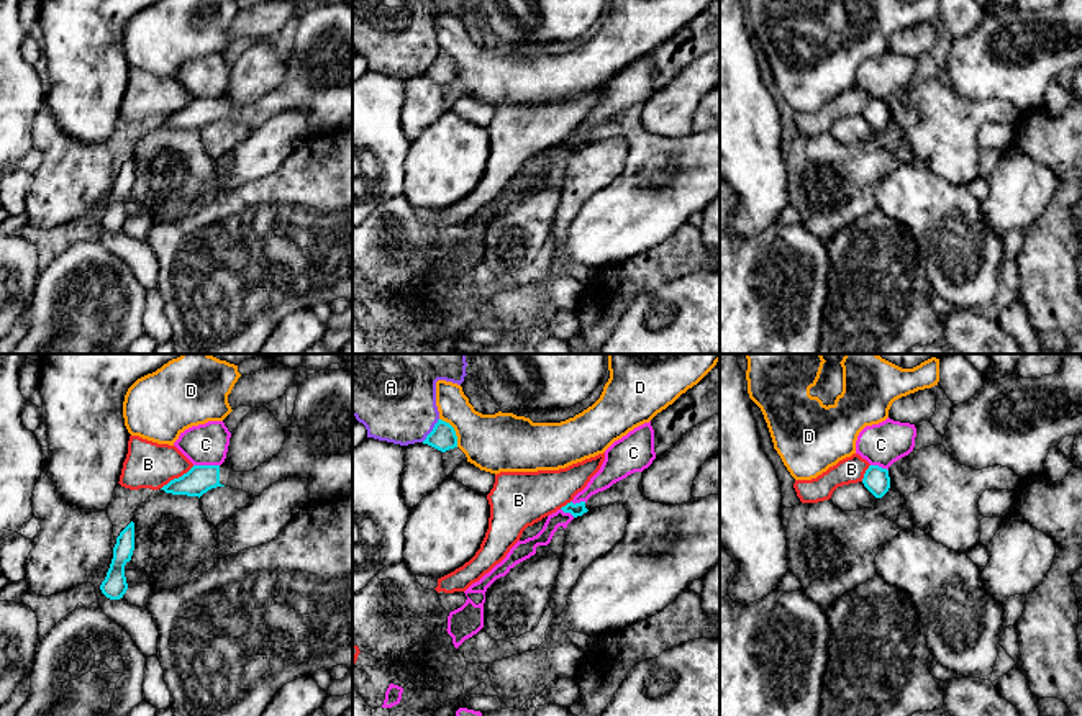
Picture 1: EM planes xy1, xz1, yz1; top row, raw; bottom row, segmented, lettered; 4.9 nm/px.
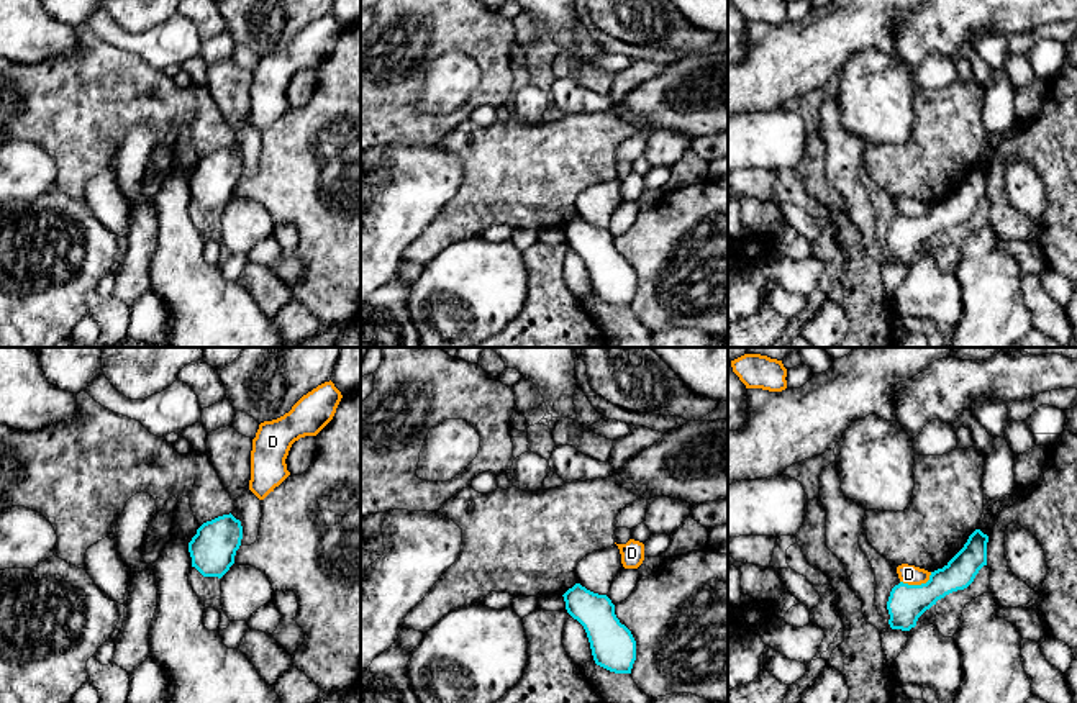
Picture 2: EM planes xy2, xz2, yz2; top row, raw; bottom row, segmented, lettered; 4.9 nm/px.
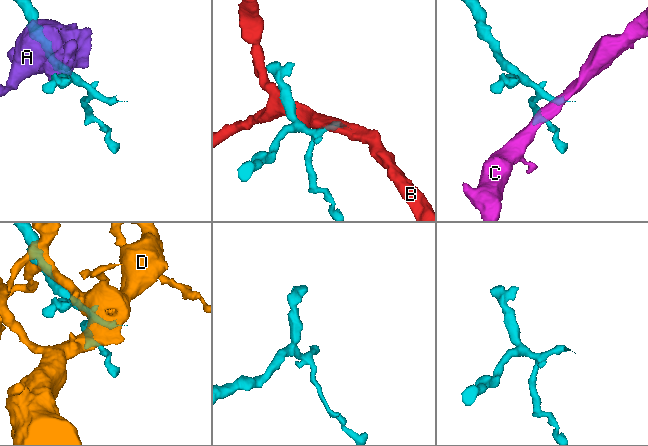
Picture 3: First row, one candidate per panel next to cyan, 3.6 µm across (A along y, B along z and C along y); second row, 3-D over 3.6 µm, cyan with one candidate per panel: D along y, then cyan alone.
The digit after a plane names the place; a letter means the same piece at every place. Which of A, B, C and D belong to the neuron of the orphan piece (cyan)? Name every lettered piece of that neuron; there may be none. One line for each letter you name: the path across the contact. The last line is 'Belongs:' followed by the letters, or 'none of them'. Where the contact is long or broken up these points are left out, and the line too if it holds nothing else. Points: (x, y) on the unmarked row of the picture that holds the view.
Belongs: none of them

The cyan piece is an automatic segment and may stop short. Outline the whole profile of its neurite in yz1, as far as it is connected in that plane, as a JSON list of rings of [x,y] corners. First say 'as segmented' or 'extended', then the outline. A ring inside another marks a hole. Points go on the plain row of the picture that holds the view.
as segmented; [[[869,98],[862,116],[875,131],[882,131],[890,121],[889,103],[879,98]]]

